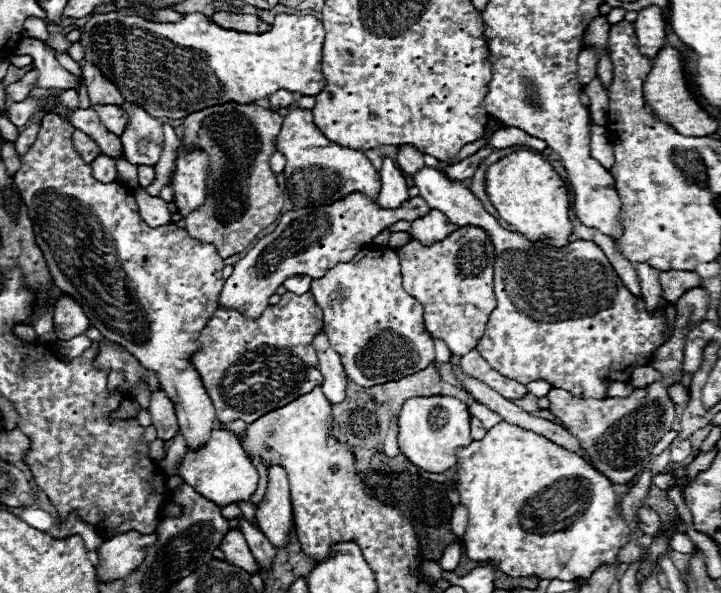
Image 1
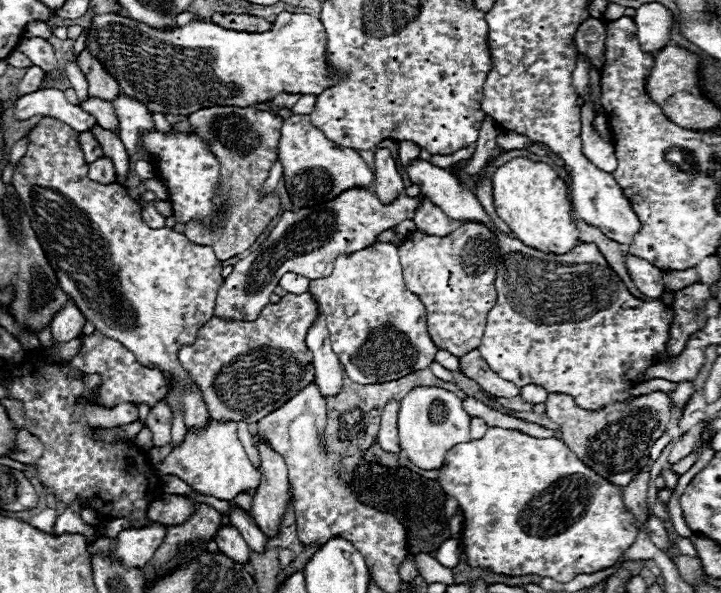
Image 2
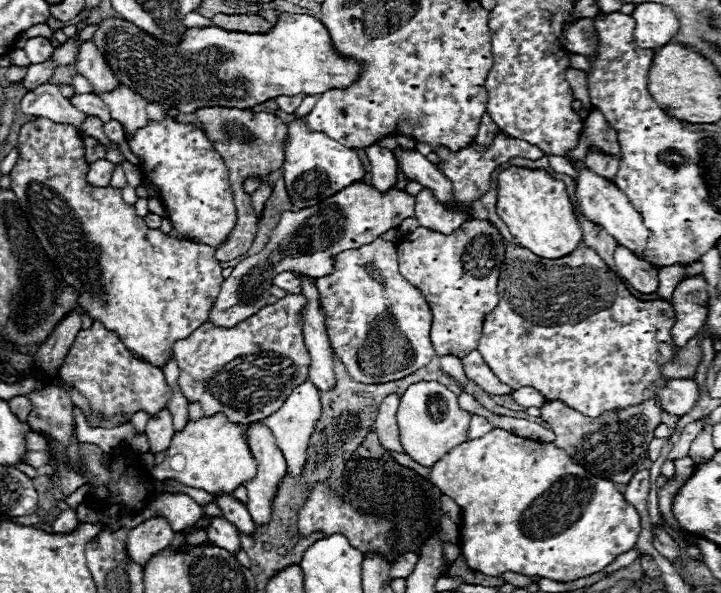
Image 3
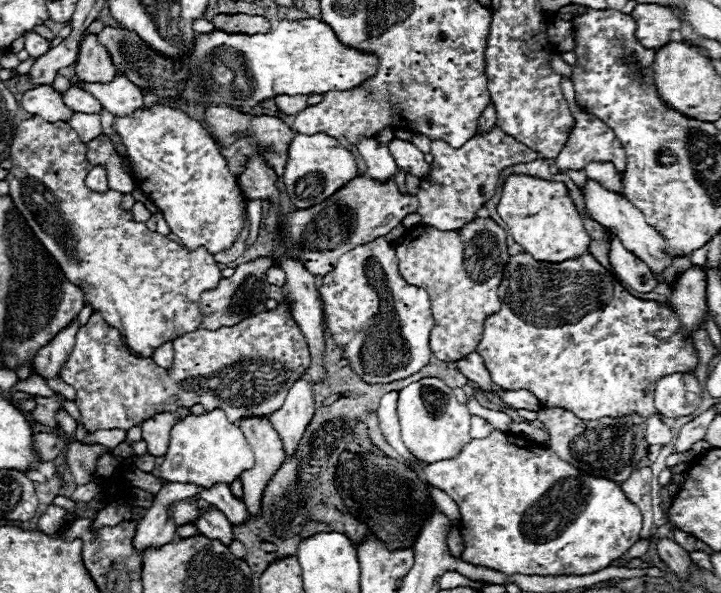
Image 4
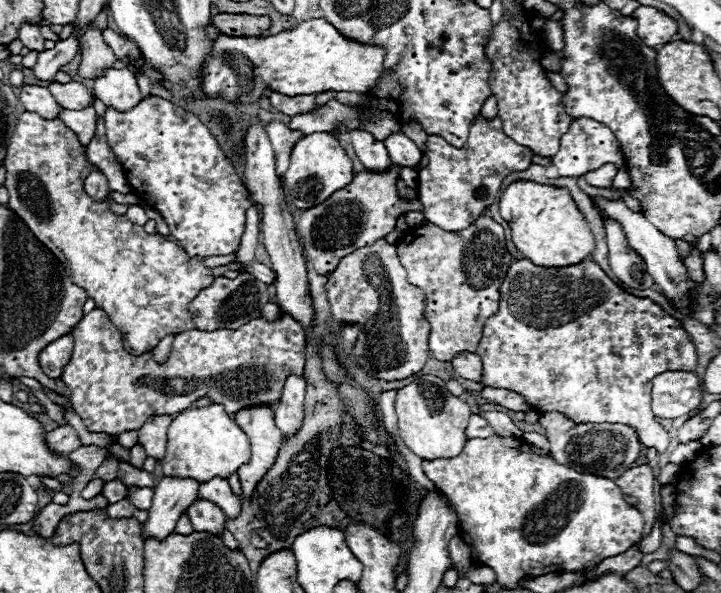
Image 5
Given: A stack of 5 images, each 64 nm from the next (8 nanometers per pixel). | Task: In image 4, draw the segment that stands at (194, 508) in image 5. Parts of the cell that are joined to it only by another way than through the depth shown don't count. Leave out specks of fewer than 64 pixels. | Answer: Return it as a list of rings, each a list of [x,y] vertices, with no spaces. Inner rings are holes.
[[[210,506],[210,508],[212,510],[204,512],[202,518],[194,520],[194,526],[198,528],[200,534],[210,536],[212,540],[218,538],[218,540],[222,540],[228,546],[234,540],[232,524],[226,520],[226,516],[222,516],[222,512],[218,512],[218,508],[214,508],[214,506]]]

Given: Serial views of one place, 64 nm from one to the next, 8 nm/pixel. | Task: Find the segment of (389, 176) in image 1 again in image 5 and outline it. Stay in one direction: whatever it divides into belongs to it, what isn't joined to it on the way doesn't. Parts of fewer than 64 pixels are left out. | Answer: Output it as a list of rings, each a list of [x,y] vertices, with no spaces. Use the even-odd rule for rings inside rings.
[[[352,130],[350,144],[366,170],[378,172],[378,170],[386,170],[392,164],[386,146],[366,130]]]

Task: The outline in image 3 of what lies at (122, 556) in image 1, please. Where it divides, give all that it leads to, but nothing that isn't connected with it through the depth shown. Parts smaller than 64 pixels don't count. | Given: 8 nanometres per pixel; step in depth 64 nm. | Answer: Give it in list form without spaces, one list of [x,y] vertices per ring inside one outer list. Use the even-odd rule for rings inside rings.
[[[154,516],[154,518],[140,522],[130,532],[126,548],[128,548],[128,554],[132,556],[132,560],[136,560],[138,564],[144,566],[152,554],[164,550],[170,544],[172,536],[174,536],[174,530],[170,528],[168,520],[162,516]]]

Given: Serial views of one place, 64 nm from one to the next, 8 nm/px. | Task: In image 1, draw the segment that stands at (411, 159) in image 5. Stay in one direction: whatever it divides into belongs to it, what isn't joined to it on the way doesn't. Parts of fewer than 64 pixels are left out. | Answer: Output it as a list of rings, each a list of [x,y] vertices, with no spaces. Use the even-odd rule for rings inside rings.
[[[424,166],[412,176],[414,184],[420,188],[420,196],[430,208],[436,208],[448,216],[452,224],[458,226],[480,226],[484,228],[496,248],[494,260],[494,292],[496,308],[488,316],[484,336],[478,340],[476,350],[480,356],[506,378],[528,384],[534,380],[546,380],[552,388],[562,388],[582,400],[606,398],[610,382],[626,382],[632,370],[638,366],[648,366],[654,352],[666,342],[666,316],[662,308],[652,314],[646,310],[646,302],[632,296],[622,284],[618,274],[612,270],[604,252],[586,240],[576,240],[566,248],[546,248],[544,244],[528,242],[516,232],[504,230],[494,216],[490,216],[482,202],[468,190],[460,180],[450,180],[444,172]]]

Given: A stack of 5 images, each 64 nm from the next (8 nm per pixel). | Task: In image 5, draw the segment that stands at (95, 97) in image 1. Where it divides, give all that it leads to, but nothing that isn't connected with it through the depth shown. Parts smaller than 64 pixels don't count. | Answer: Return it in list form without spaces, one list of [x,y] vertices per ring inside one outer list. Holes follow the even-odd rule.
[[[90,22],[80,38],[80,48],[82,48],[82,62],[78,68],[78,74],[82,78],[96,78],[102,74],[104,68],[112,66],[116,62],[116,56],[112,48],[104,42],[100,28],[96,22]]]

